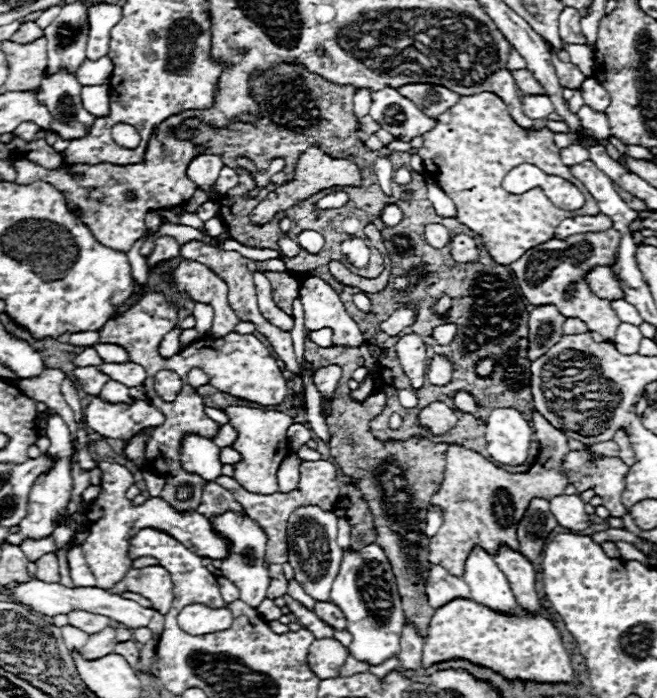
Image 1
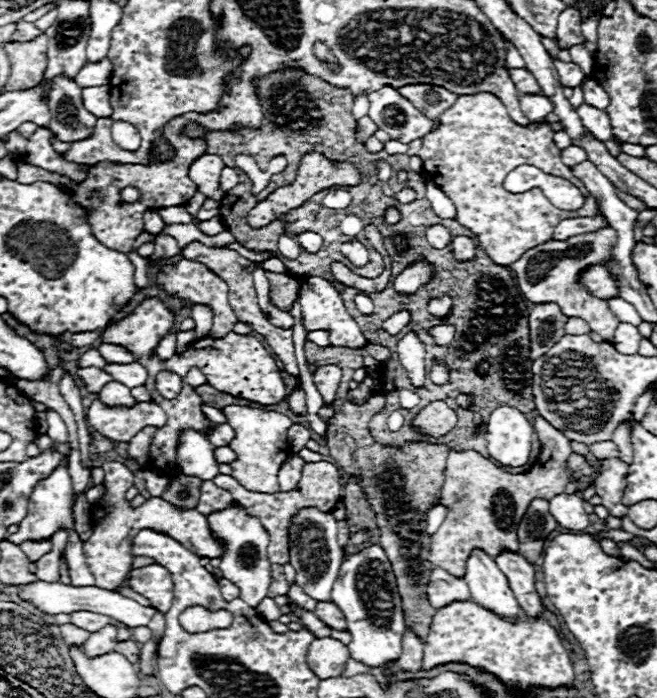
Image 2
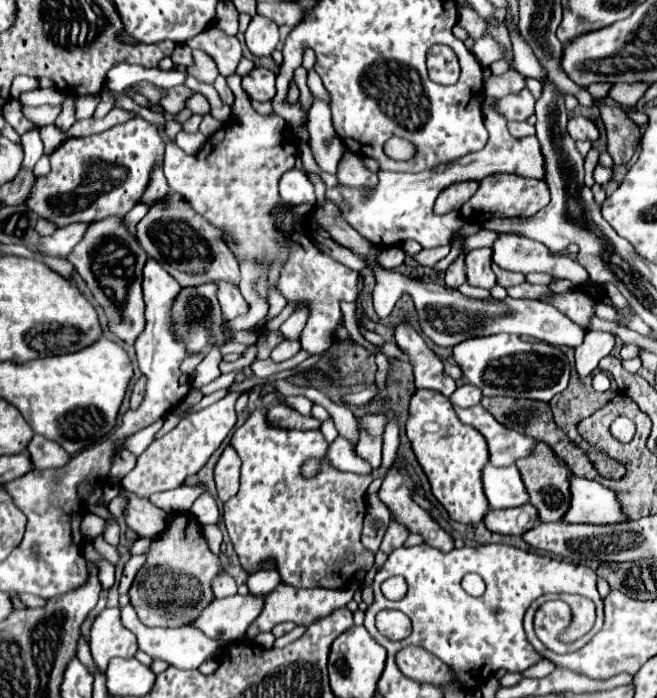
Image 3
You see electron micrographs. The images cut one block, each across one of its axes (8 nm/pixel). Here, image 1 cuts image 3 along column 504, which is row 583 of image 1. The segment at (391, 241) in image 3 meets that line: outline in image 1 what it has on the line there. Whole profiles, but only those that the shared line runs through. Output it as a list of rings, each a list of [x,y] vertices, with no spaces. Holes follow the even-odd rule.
[[[146,566],[146,568],[130,568],[120,584],[116,584],[110,592],[122,594],[124,590],[132,590],[152,602],[152,606],[166,614],[174,600],[174,584],[170,572],[162,566]]]

